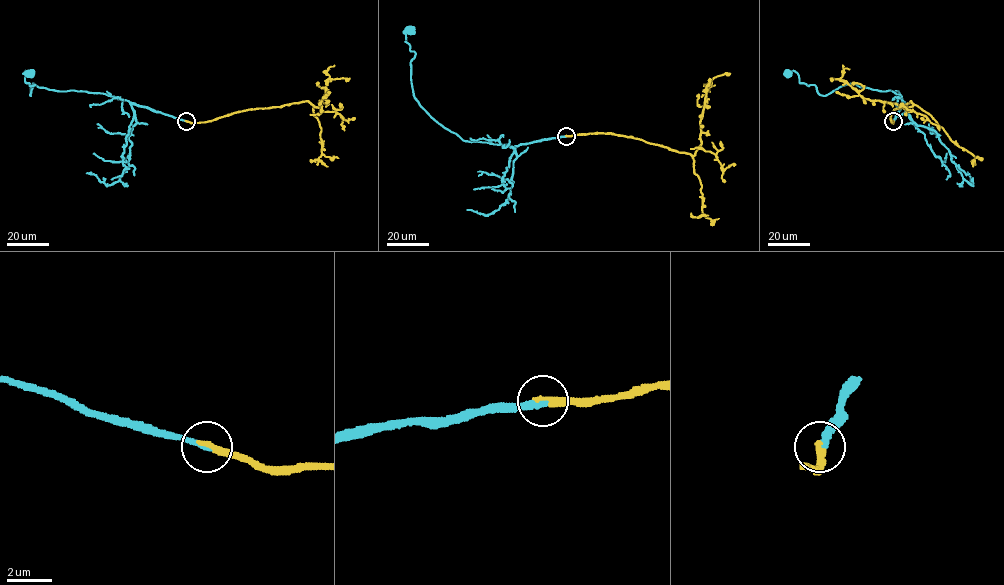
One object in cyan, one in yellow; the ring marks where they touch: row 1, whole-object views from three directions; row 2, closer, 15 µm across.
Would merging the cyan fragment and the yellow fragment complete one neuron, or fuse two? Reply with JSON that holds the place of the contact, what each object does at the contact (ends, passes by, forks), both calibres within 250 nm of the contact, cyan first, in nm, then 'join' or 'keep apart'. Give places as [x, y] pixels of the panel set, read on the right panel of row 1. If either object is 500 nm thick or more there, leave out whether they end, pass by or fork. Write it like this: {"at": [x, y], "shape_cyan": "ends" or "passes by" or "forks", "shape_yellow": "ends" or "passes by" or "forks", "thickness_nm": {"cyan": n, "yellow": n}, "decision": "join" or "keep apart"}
{"at": [893, 121], "shape_cyan": "ends", "shape_yellow": "ends", "thickness_nm": {"cyan": 260, "yellow": 320}, "decision": "join"}

